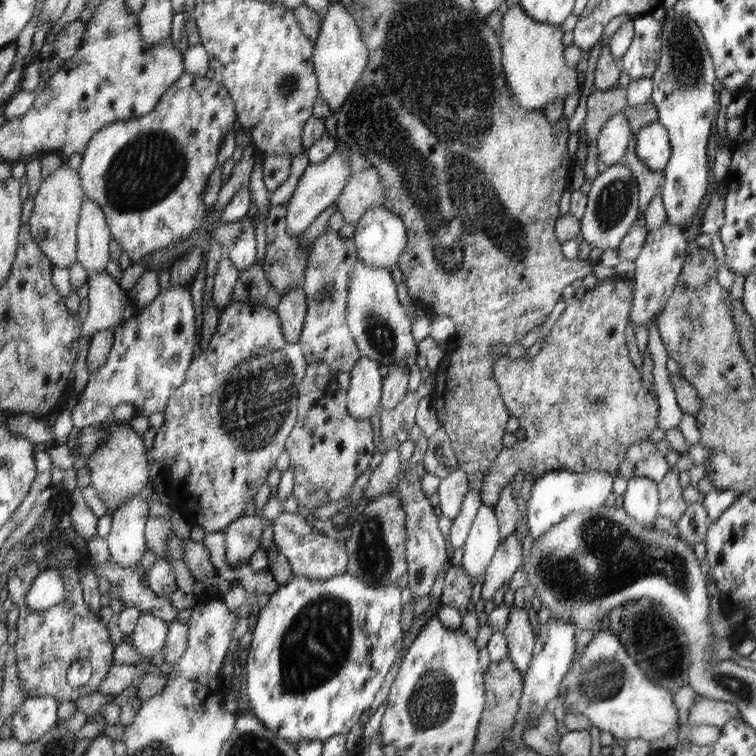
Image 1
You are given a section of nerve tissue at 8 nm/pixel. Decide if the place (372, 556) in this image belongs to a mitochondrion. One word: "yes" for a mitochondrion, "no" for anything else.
yes

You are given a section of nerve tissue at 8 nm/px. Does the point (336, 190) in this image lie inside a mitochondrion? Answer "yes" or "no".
no

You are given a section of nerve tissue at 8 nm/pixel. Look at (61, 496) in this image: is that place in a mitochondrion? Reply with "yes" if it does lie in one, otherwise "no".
no

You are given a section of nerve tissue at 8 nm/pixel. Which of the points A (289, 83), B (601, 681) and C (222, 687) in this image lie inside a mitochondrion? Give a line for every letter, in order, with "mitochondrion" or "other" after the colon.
A: mitochondrion
B: mitochondrion
C: other

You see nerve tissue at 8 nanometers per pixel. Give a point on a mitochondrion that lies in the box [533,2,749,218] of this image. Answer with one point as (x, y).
(685, 56)

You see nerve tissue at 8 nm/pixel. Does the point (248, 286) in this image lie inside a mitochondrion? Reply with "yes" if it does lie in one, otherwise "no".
no

